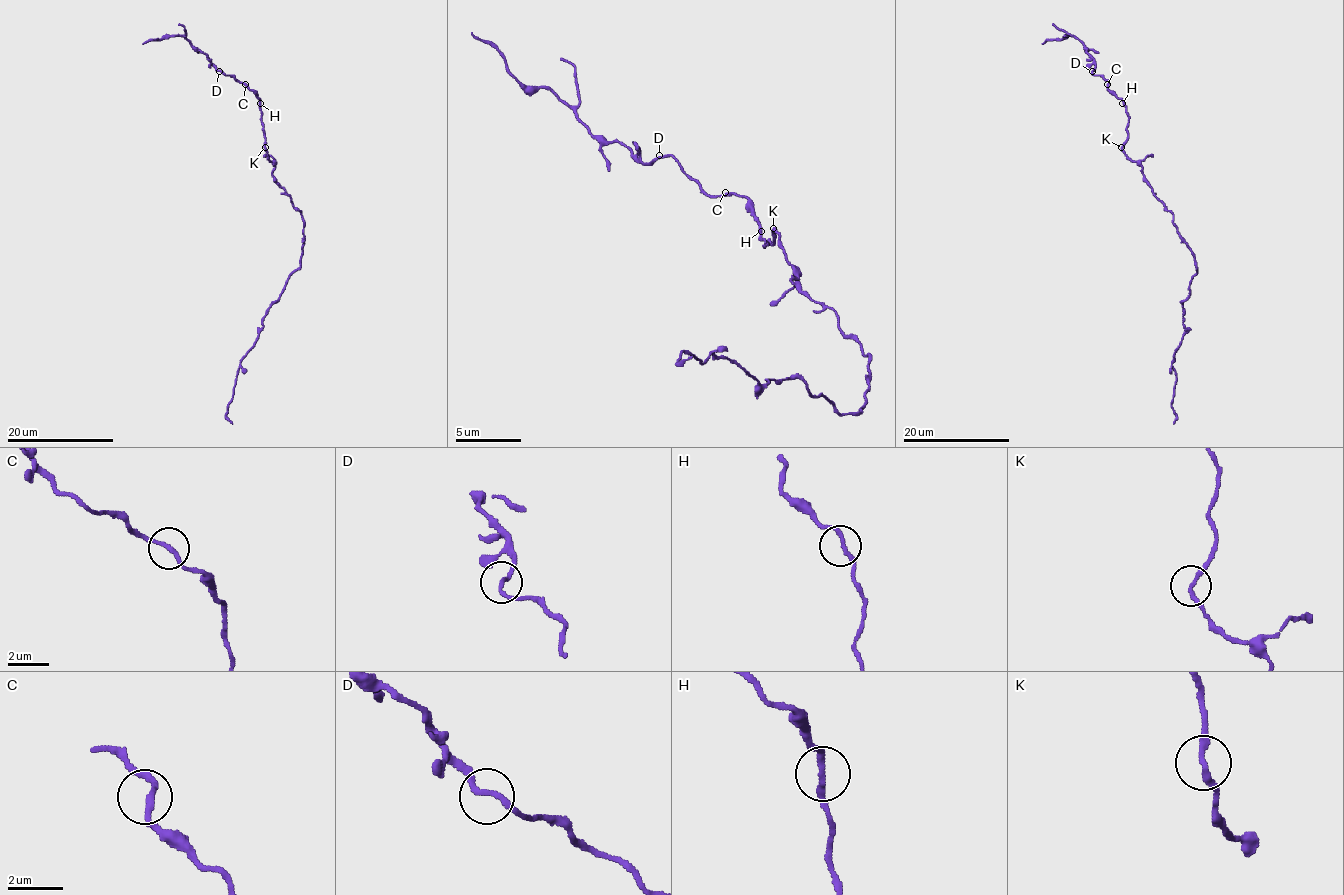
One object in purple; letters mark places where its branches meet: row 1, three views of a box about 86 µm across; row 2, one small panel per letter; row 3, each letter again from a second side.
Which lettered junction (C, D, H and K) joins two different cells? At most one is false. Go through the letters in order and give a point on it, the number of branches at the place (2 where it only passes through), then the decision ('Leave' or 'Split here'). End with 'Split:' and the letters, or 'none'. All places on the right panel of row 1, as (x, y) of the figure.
C: Place: (1107, 84). Branches: 2. Leave
D: Place: (1092, 71). Branches: 2. Leave
H: Place: (1122, 103). Branches: 2. Leave
K: Place: (1121, 147). Branches: 2. Leave
Split: none

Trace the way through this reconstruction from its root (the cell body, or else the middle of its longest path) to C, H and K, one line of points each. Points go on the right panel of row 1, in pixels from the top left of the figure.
C: (1152, 192), (1142, 168), (1122, 149), (1128, 136), (1128, 112), (1125, 104), (1108, 90), (1107, 84)
H: (1152, 192), (1142, 168), (1122, 149), (1128, 136), (1128, 112), (1122, 103)
K: (1152, 192), (1142, 168), (1121, 147)

